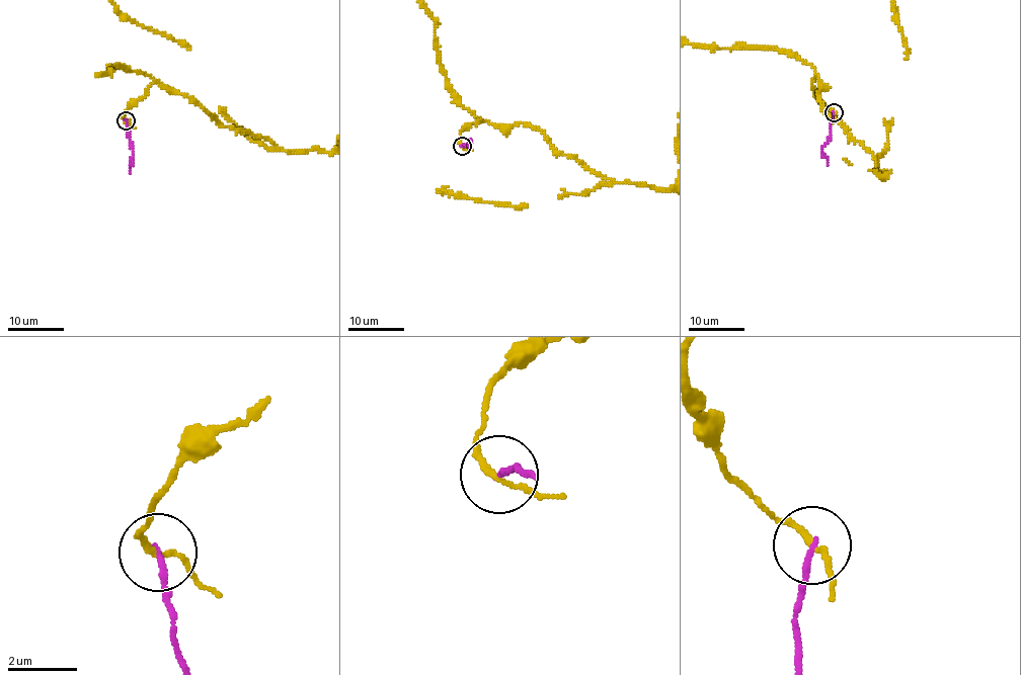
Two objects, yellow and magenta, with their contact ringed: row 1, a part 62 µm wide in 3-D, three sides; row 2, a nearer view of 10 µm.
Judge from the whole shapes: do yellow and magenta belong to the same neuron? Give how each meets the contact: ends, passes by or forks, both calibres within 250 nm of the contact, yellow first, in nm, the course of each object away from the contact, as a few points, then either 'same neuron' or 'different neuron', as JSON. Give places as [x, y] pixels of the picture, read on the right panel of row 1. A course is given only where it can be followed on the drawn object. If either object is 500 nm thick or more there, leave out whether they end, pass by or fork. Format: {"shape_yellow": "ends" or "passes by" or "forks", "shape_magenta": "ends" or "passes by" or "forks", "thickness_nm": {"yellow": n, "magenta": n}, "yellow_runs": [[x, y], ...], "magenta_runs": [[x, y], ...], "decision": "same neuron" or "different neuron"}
{"shape_yellow": "passes by", "shape_magenta": "ends", "thickness_nm": {"yellow": 160, "magenta": 170}, "magenta_runs": [[834, 112], [831, 137], [821, 151], [829, 166]], "decision": "different neuron"}

